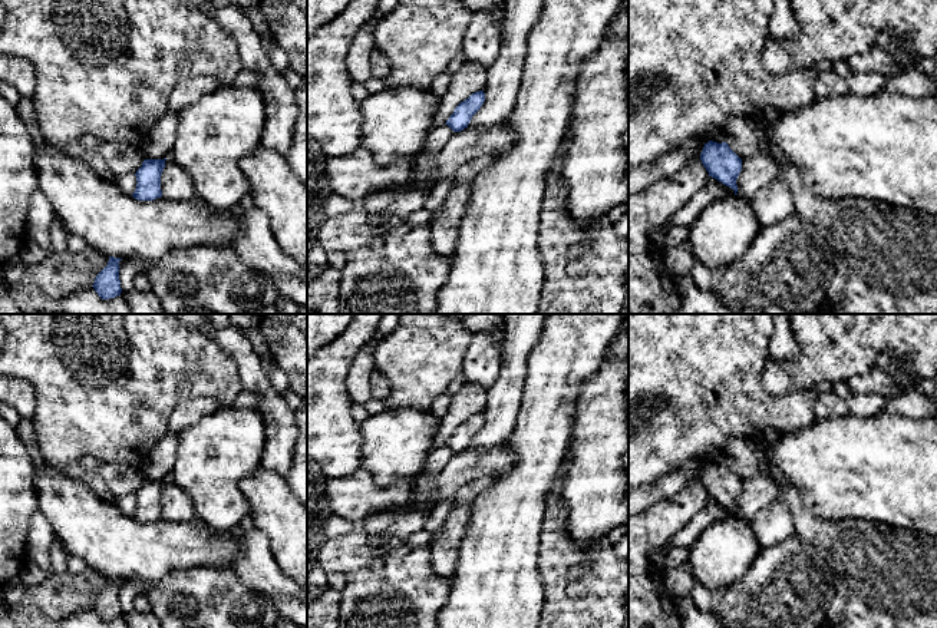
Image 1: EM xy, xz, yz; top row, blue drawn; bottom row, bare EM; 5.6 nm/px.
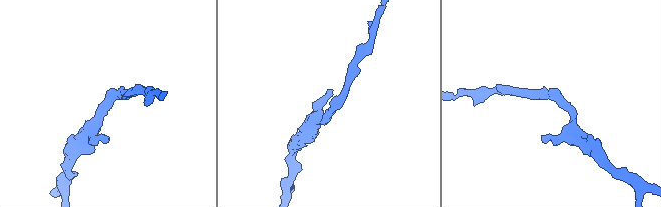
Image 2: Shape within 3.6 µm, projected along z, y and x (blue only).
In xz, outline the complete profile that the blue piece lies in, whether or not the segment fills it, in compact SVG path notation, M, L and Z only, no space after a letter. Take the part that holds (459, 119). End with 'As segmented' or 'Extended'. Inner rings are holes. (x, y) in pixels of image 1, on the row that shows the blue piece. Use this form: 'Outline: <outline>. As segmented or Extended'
Outline: M484 90L472 93L468 99L455 108L453 113L449 116L445 125L448 125L453 132L463 130L468 128L472 116L481 109L484 102Z. As segmented

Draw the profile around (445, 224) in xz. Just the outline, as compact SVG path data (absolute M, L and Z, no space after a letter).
M481 155L465 162L455 172L452 186L442 204L429 222L430 244L436 254L452 257L459 238L461 222L469 202L474 179L491 166L495 161L492 155Z

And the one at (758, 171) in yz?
M763 151L742 159L742 171L736 179L738 196L750 201L762 188L781 175L775 158Z

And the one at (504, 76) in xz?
M505 0L499 53L488 69L485 102L472 116L469 128L486 129L499 125L514 112L528 34L541 16L544 1Z

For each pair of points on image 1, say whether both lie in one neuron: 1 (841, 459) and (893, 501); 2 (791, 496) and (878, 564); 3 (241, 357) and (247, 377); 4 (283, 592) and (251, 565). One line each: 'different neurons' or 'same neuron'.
1: same neuron
2: same neuron
3: same neuron
4: same neuron

